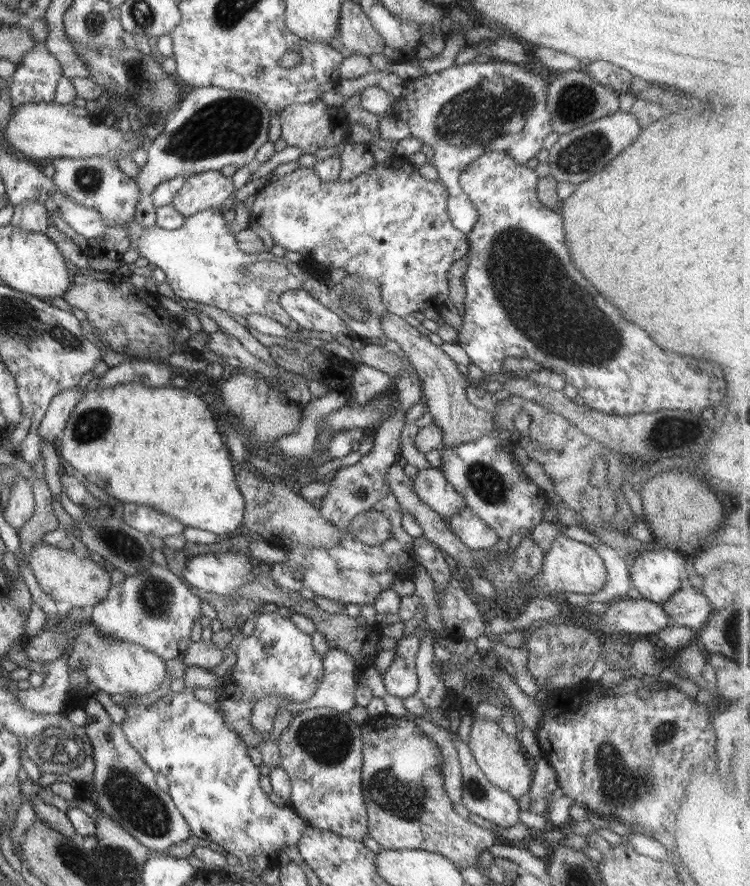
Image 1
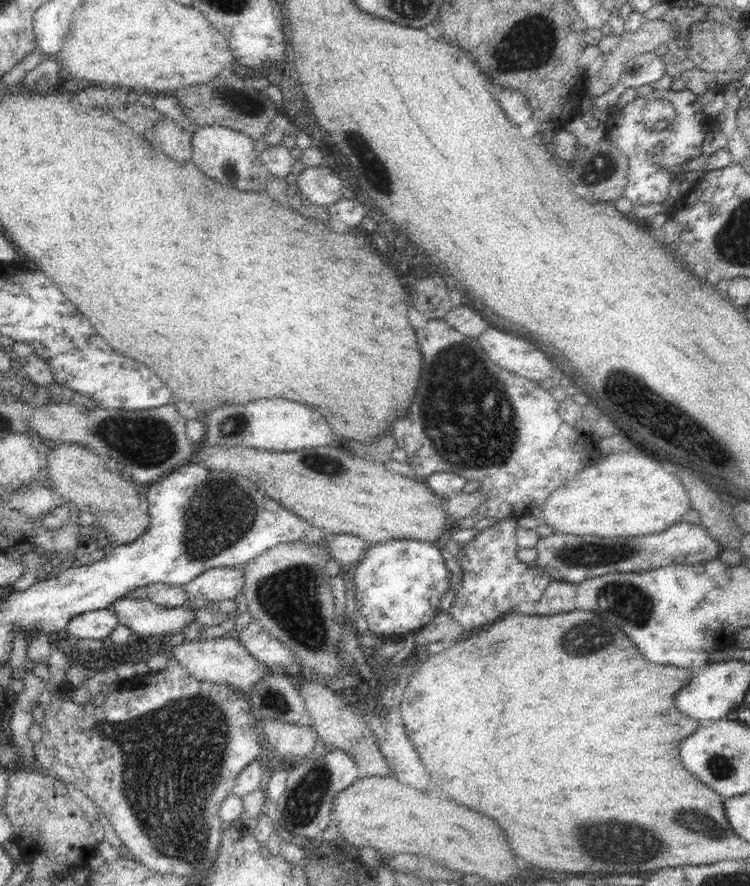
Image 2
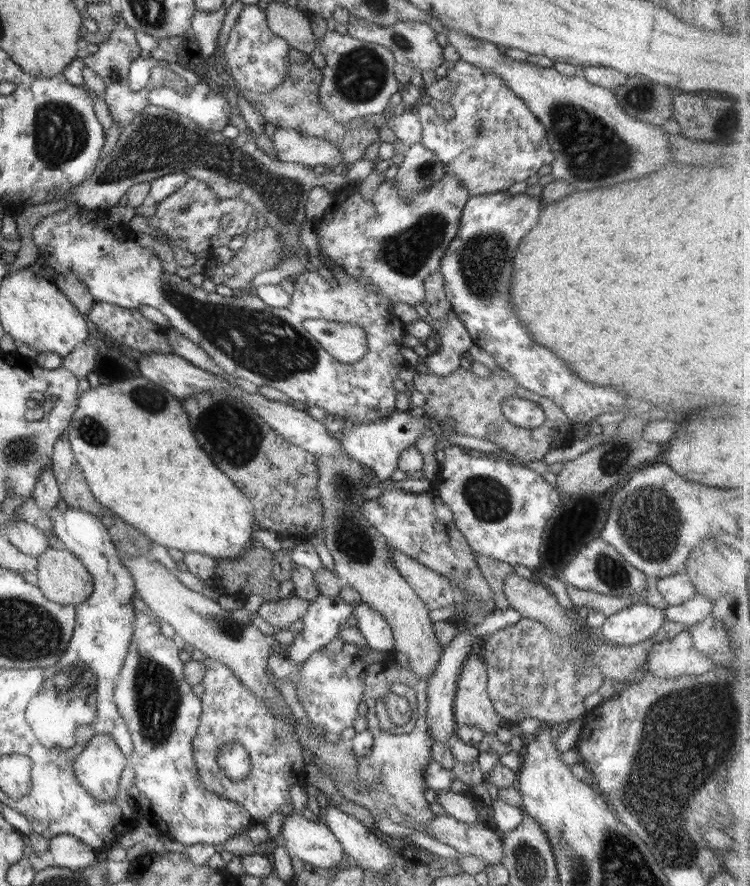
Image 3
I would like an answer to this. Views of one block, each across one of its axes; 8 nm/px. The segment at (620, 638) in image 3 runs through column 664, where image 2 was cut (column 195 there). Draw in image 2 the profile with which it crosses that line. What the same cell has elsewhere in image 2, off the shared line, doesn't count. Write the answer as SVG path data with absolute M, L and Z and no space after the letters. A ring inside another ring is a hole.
M142 594L119 598L110 607L118 617L118 624L127 626L132 633L136 632L142 637L158 637L160 634L166 637L174 632L182 632L186 625L196 621L196 611L191 606L168 608L152 602Z

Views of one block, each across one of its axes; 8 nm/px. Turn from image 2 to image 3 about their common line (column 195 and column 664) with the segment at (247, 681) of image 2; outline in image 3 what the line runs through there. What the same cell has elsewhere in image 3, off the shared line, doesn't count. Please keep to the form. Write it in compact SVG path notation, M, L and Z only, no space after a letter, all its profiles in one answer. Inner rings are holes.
M687 628L672 638L653 644L645 668L661 679L668 679L678 675L702 676L714 668L714 663L694 646Z

